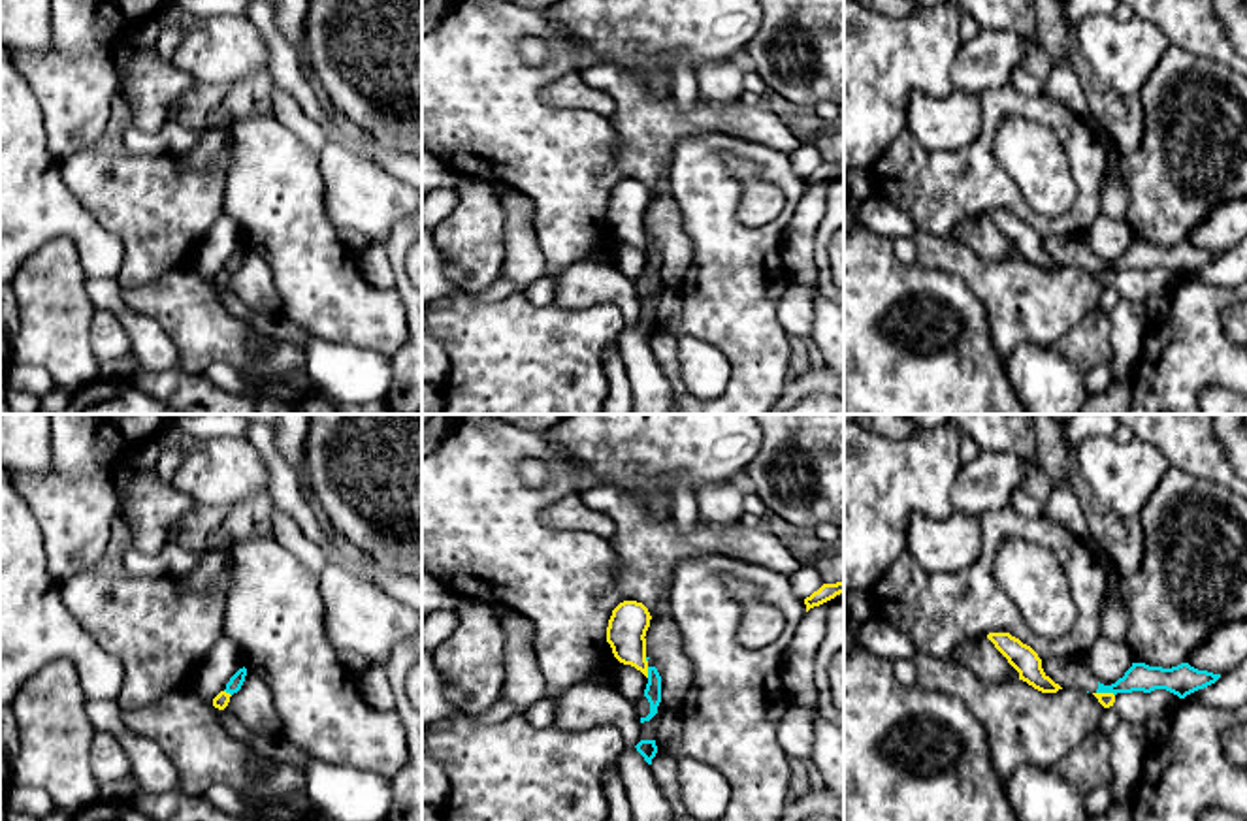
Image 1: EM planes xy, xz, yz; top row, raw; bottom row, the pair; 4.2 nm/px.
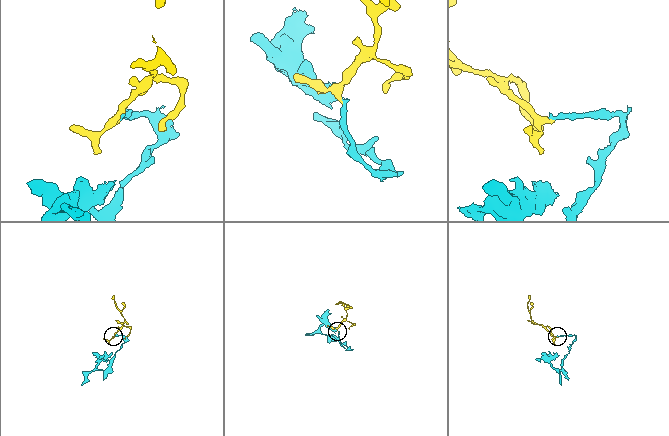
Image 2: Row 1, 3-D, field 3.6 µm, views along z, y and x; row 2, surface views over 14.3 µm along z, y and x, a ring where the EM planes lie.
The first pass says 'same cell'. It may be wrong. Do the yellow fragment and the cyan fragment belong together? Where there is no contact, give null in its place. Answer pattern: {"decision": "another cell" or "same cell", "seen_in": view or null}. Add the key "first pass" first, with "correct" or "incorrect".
{"first pass": "incorrect", "decision": "another cell", "seen_in": "yz"}

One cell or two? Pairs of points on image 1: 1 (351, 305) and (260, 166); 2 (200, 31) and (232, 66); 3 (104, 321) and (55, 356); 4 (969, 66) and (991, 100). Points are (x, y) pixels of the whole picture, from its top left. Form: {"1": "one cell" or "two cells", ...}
{"1": "one cell", "2": "one cell", "3": "two cells", "4": "two cells"}

